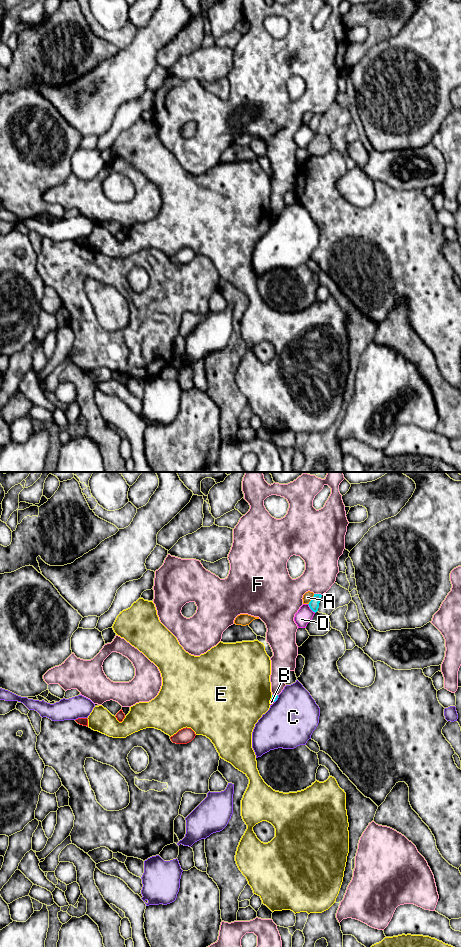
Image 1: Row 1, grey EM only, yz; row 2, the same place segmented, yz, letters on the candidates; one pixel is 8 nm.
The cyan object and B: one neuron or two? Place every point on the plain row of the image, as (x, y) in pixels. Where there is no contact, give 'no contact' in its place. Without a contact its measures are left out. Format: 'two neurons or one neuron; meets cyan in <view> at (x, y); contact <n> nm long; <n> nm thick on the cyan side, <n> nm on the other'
two neurons; meets cyan in yz at (272, 220); contact 40 nm long; 50 nm thick on the cyan side, 30 nm on the other

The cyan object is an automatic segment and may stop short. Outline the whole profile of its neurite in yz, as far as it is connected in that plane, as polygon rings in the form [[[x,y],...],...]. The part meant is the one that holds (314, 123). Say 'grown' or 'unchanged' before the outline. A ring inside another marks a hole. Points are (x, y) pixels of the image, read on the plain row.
unchanged; [[[314,114],[313,118],[308,124],[310,129],[315,133],[318,131],[321,117],[322,117],[321,114]]]

